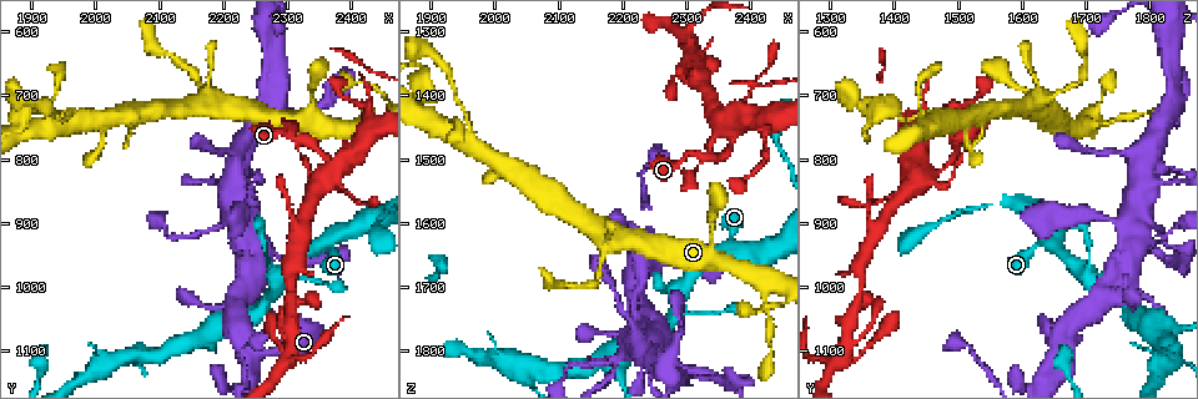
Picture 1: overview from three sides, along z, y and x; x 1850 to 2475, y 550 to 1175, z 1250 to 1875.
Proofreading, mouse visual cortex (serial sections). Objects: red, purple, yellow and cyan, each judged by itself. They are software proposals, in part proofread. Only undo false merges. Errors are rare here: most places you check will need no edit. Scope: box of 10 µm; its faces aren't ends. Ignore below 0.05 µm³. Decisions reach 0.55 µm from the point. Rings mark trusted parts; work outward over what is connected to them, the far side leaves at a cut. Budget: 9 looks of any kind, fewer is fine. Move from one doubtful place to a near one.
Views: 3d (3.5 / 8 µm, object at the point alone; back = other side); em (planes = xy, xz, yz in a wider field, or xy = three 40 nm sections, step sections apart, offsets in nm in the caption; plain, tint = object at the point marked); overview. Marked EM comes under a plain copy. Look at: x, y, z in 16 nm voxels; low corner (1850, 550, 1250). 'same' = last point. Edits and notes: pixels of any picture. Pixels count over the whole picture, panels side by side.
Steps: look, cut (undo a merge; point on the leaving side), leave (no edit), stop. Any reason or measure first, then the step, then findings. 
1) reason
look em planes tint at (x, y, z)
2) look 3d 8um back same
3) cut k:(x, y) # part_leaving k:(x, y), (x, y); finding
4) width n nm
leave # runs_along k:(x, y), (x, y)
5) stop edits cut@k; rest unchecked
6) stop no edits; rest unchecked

a fork
look 3d 8um back at (2285, 980, 1700)

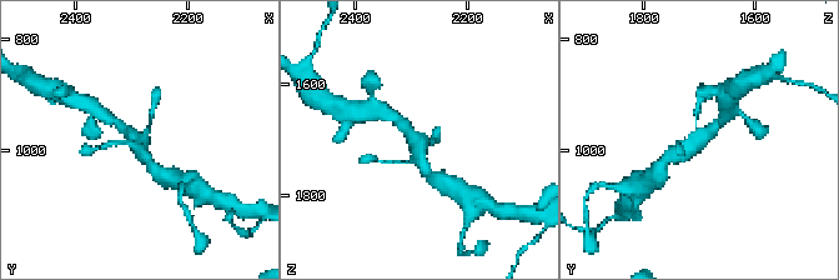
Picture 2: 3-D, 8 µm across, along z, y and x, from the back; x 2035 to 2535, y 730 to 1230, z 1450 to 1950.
zoom in
look 3d 3.5um same

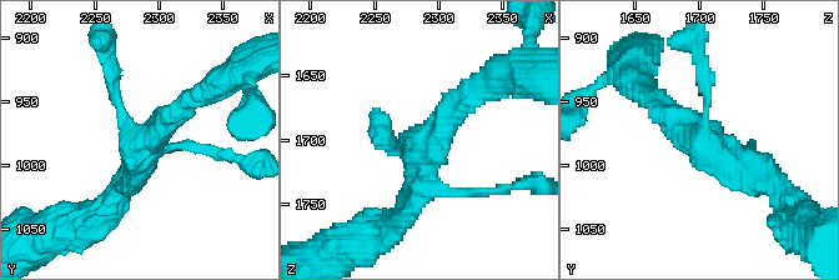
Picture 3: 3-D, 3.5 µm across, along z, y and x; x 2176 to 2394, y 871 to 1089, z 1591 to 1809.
shape alone is not enough
look em xy step 2 tint at (2286, 982, 1704)

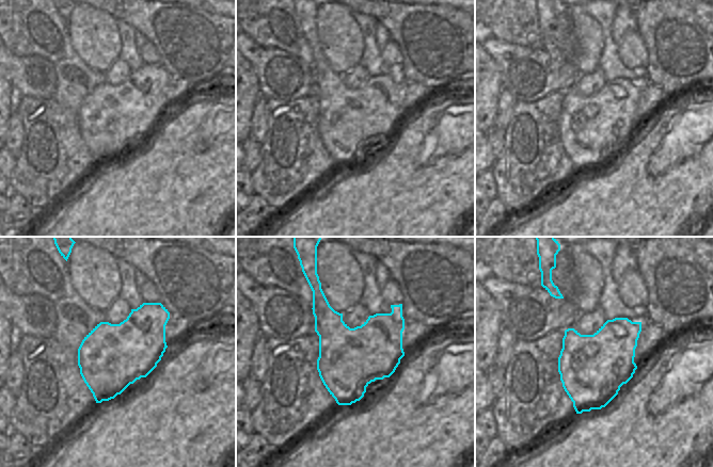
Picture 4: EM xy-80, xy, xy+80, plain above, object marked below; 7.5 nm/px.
leave # runs_along 3:(652, 98), (719, 159), (770, 183); all the same cell

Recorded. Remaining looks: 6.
sharp bend
look 3d 3.5um back at (2420, 745, 1710)

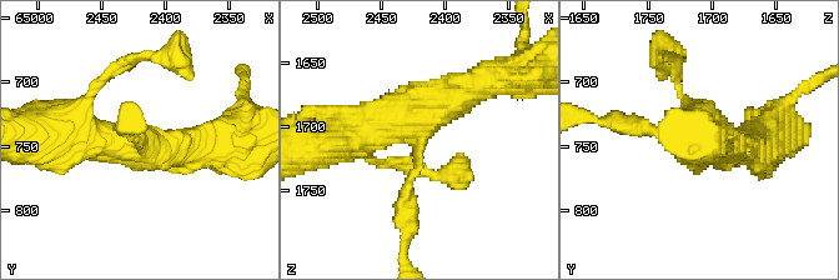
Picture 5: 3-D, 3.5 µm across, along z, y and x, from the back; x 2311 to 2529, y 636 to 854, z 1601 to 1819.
arms 3; arm_widths 150, 400, 400 nm
leave # runs_along 5:(482, 80), (375, 121), (367, 154); continuous, no second cell

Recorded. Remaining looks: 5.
look 3d 3.5um at (2240, 900, 1785)

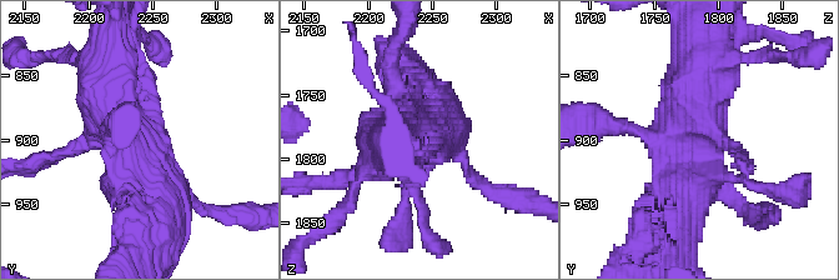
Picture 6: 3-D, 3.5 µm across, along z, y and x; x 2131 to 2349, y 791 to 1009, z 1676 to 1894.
look em xy step 3 tint at (2238, 902, 1784)

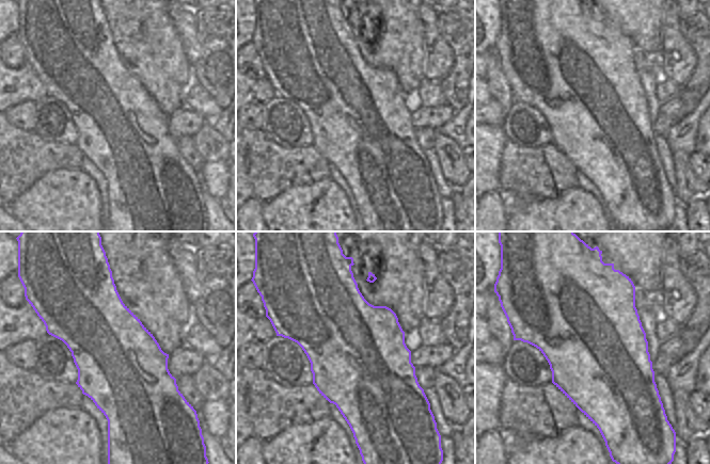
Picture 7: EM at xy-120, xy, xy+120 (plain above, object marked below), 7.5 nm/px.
leave # runs_along 6:(160, 235), (152, 165), (103, 85); one cell here

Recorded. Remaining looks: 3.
sharp bend
look 3d 8um at (1925, 720, 1440)

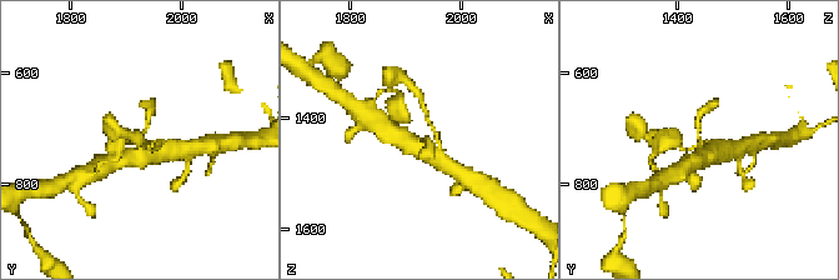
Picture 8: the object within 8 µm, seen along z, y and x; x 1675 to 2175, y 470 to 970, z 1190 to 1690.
zoom in
look 3d 3.5um same

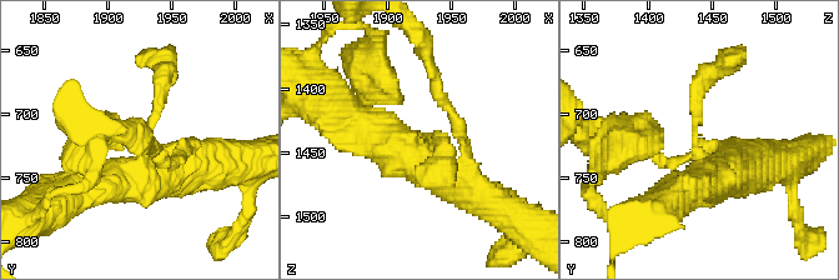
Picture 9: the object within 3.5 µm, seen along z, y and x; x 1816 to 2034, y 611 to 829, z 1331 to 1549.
arms 3; arm_widths 200, 500, 500 nm
look em xy step 3 tint at (1928, 718, 1440)

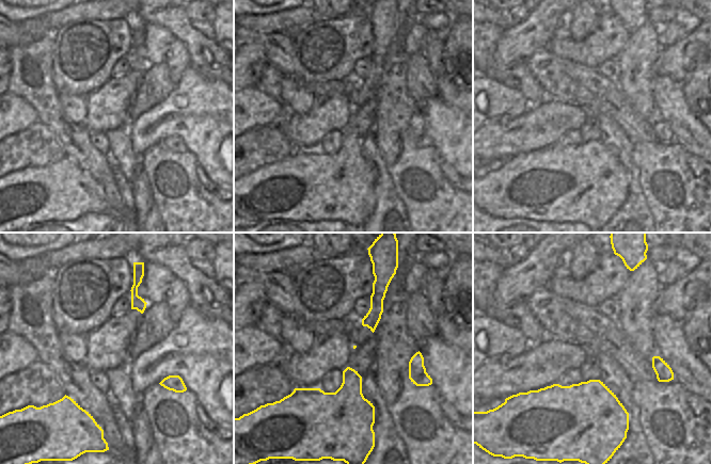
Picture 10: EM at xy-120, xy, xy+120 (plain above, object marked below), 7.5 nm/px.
leave # runs_along 9:(176, 170), (141, 174), (164, 70); continuous, no second cell

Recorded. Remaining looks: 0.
stop no edits; rest unchecked

